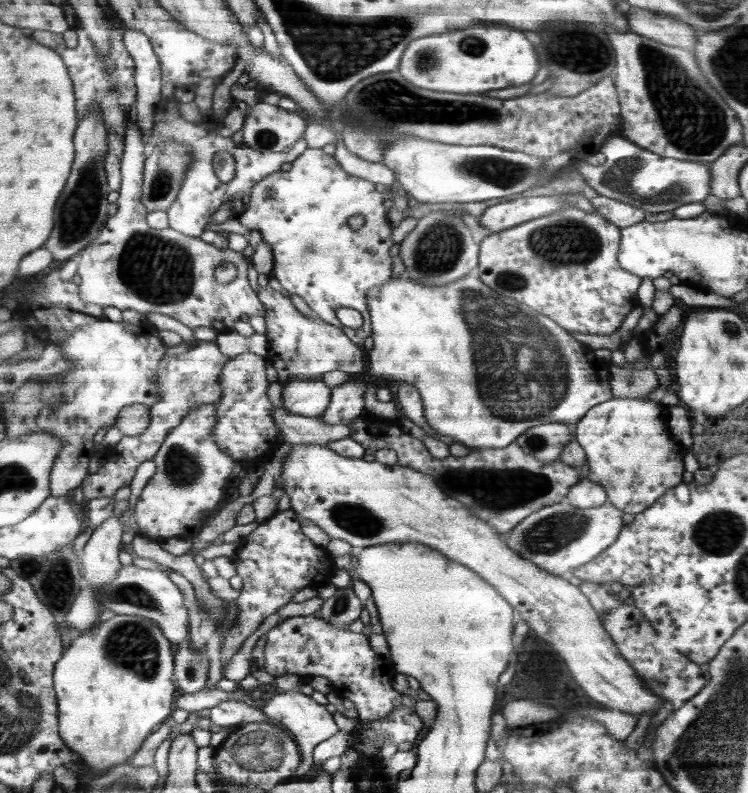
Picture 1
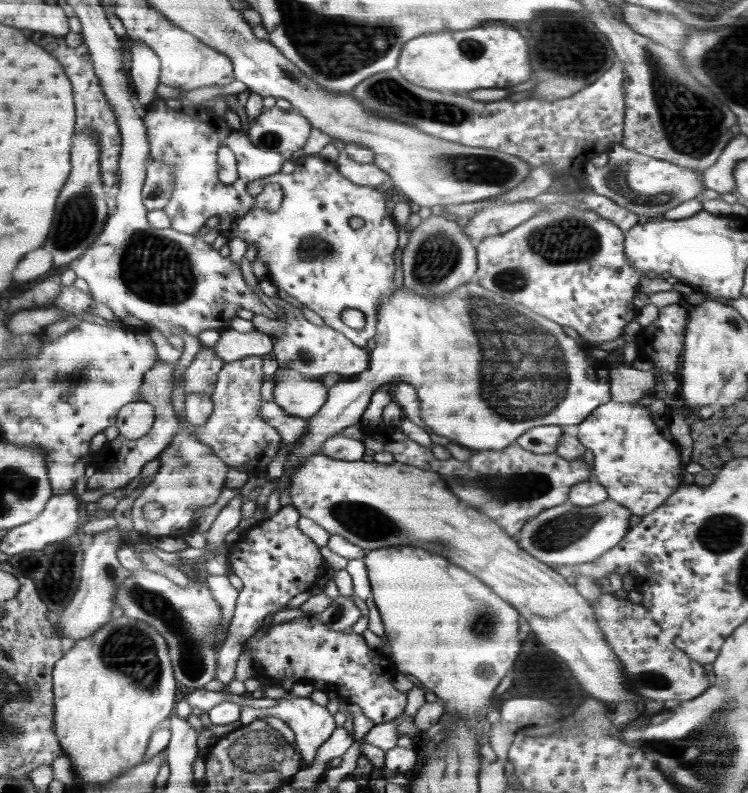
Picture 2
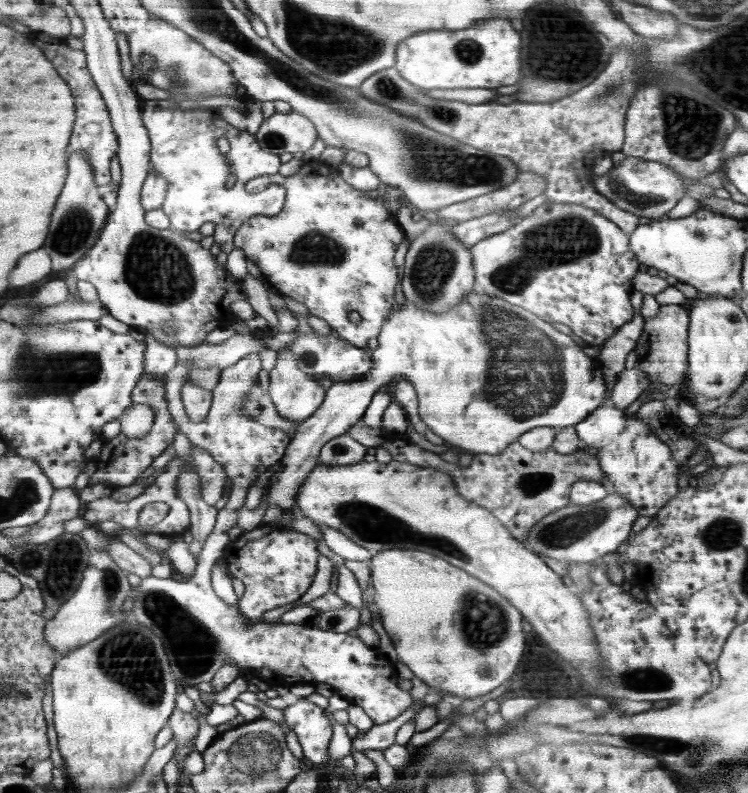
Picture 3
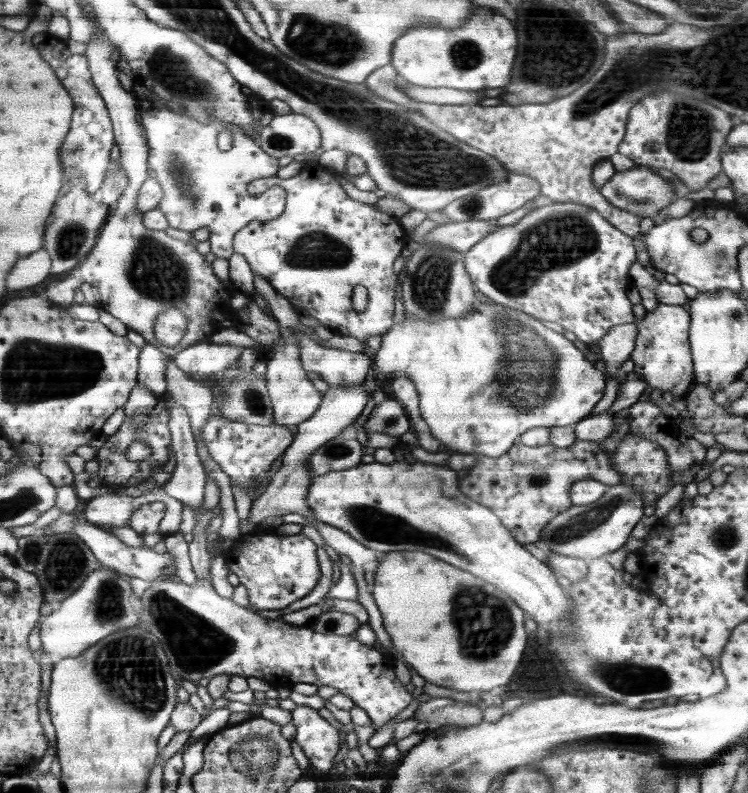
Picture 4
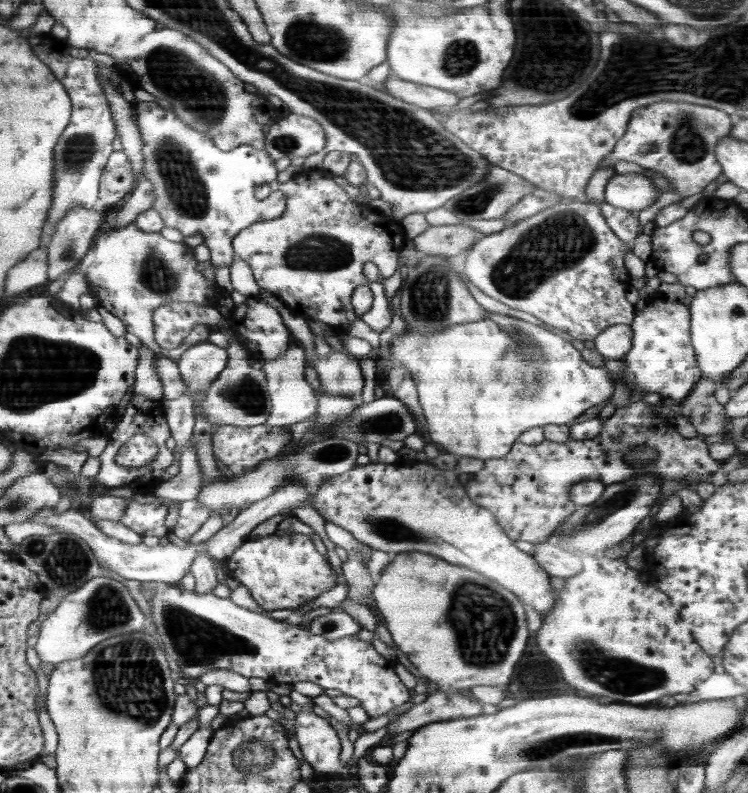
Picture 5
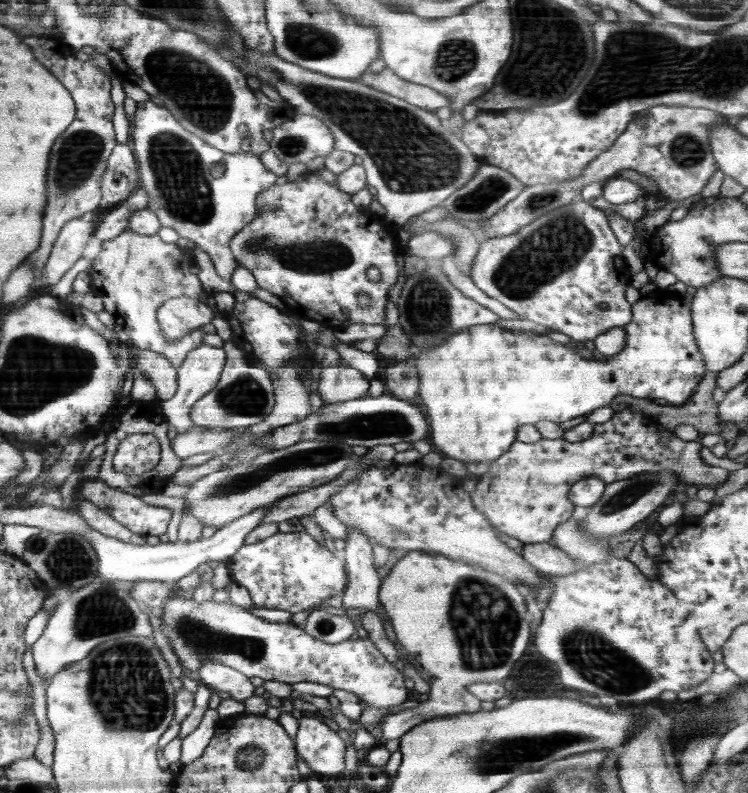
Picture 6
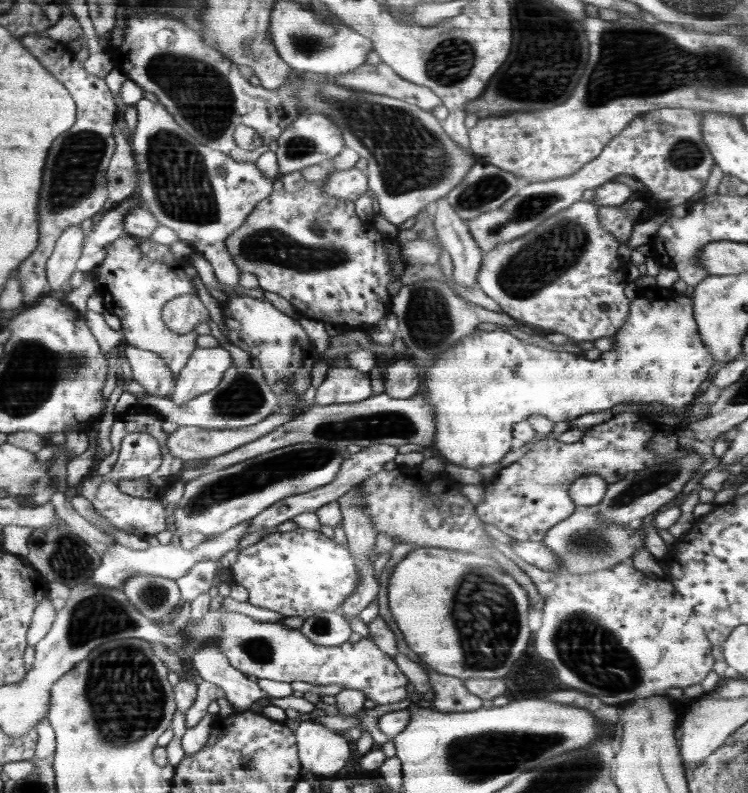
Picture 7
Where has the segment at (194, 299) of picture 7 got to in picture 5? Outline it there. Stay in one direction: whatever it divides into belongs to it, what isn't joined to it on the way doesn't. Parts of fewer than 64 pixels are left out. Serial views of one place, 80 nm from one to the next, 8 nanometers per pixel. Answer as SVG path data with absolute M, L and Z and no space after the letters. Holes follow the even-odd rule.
M171 302L156 310L156 339L162 348L173 349L182 345L197 324L221 325L230 323L216 307L198 306L194 303Z

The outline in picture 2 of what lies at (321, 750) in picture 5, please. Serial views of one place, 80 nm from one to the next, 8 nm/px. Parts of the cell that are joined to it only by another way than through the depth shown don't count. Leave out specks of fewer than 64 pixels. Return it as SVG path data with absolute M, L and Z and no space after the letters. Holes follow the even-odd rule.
M295 697L280 701L274 707L263 709L264 714L283 720L294 732L295 746L306 764L316 760L320 746L336 730L334 716L320 704L314 704L310 697Z

